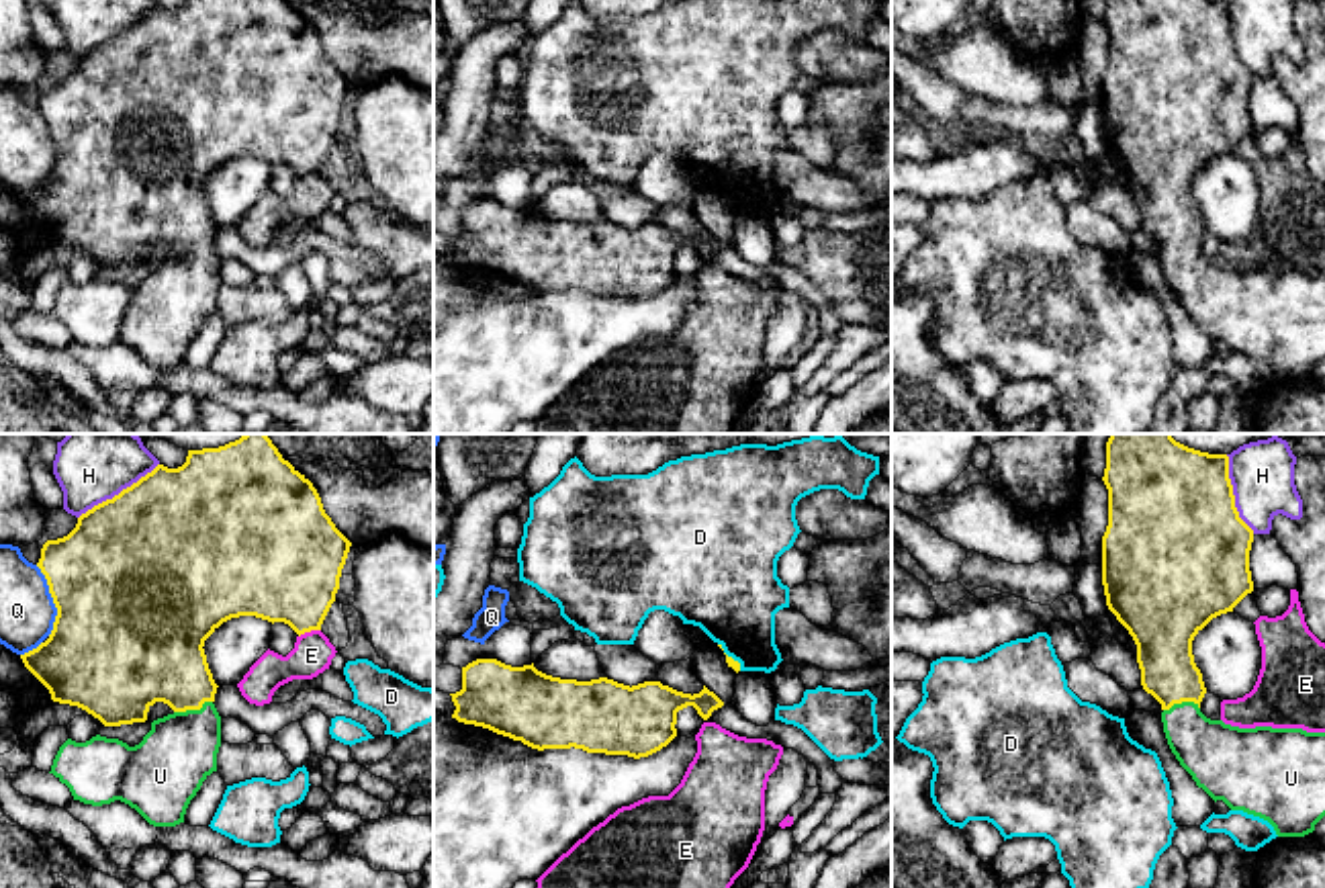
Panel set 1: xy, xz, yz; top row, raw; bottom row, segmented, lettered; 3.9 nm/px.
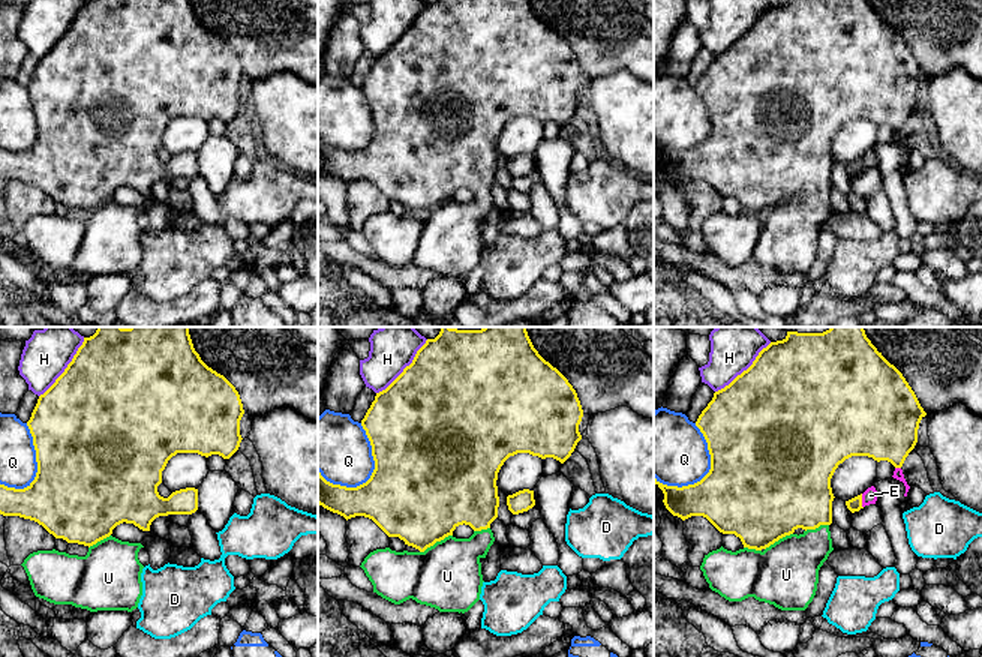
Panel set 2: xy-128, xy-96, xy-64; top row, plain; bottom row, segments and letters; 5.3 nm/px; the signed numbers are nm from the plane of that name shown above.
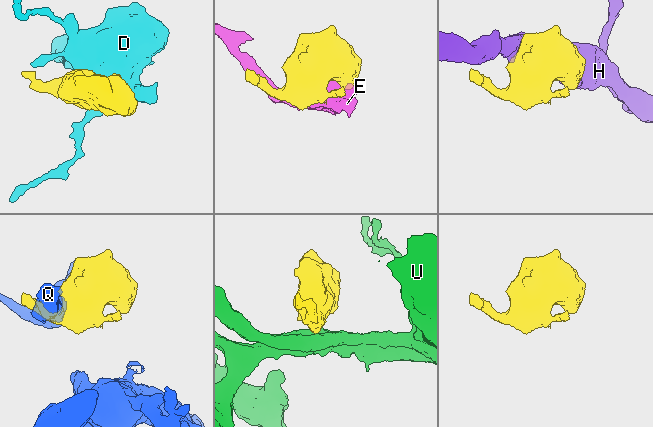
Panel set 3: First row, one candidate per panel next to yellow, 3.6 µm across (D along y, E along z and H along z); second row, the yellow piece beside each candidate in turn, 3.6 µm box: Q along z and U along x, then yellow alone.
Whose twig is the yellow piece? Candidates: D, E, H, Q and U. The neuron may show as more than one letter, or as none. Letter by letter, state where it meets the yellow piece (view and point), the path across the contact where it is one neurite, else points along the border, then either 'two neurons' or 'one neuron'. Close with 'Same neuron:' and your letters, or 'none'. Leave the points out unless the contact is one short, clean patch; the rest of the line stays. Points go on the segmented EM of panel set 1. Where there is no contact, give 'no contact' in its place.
D: contact xz (730, 657); border xz (718, 643), (741, 670); two neurons
E: contact xy (309, 631); two neurons
H: contact xy (119, 494); two neurons
Q: contact xy (54, 600); two neurons
U: contact xy (193, 708); way xy (158, 655), (189, 688), (193, 708), (193, 735), (168, 766); one neuron
Same neuron: U

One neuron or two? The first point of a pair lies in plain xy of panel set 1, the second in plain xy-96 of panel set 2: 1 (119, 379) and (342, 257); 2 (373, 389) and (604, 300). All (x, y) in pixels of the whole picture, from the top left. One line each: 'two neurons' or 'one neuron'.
1: one neuron
2: two neurons

